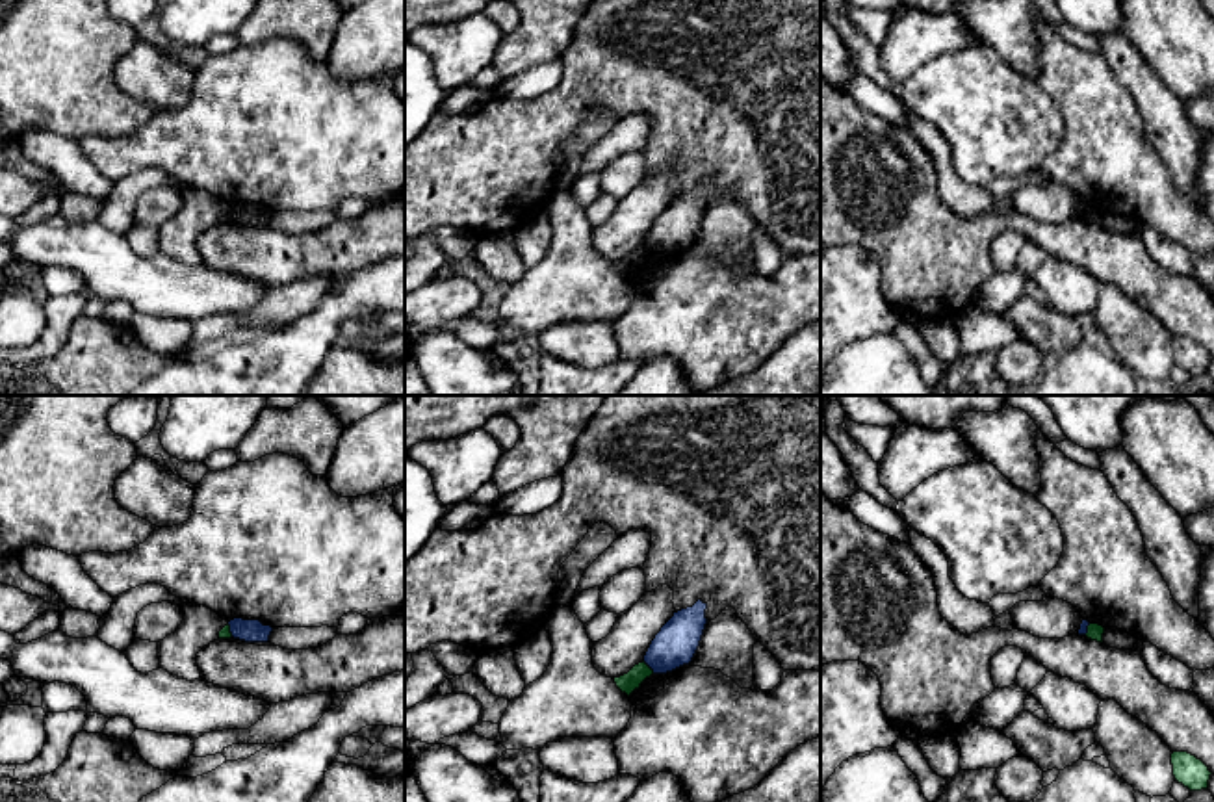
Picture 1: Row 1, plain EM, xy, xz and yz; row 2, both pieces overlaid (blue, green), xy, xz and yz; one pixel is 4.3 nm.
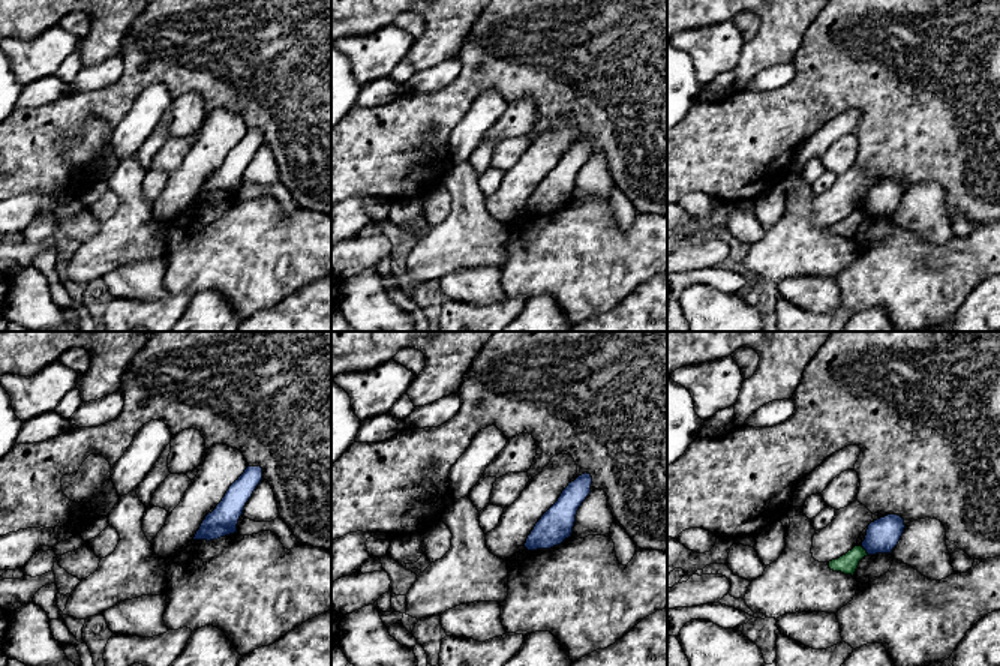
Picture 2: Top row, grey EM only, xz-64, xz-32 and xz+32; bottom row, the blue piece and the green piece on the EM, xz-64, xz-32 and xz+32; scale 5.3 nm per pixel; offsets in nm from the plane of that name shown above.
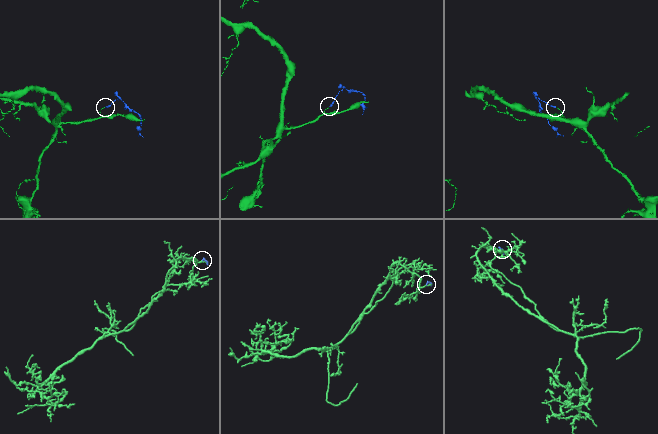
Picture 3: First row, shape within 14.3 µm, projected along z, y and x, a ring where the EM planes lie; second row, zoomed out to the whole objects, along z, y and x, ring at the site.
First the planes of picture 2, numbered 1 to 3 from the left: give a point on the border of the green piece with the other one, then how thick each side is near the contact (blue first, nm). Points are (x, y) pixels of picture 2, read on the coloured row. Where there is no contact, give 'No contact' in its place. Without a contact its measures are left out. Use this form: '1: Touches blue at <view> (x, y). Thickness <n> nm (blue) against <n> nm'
1: No contact
2: No contact
3: Touches blue at xz+32 (865, 549). Thickness 180 nm (blue) against 110 nm

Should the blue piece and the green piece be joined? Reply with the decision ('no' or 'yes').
no

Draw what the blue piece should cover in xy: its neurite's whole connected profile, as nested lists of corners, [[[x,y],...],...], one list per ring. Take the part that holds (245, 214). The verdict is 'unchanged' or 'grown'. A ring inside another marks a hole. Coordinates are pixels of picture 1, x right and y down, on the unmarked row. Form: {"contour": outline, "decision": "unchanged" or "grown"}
{"contour": [[[234,202],[228,210],[232,221],[245,226],[267,226],[273,215],[271,210],[264,210],[260,204]]], "decision": "unchanged"}

